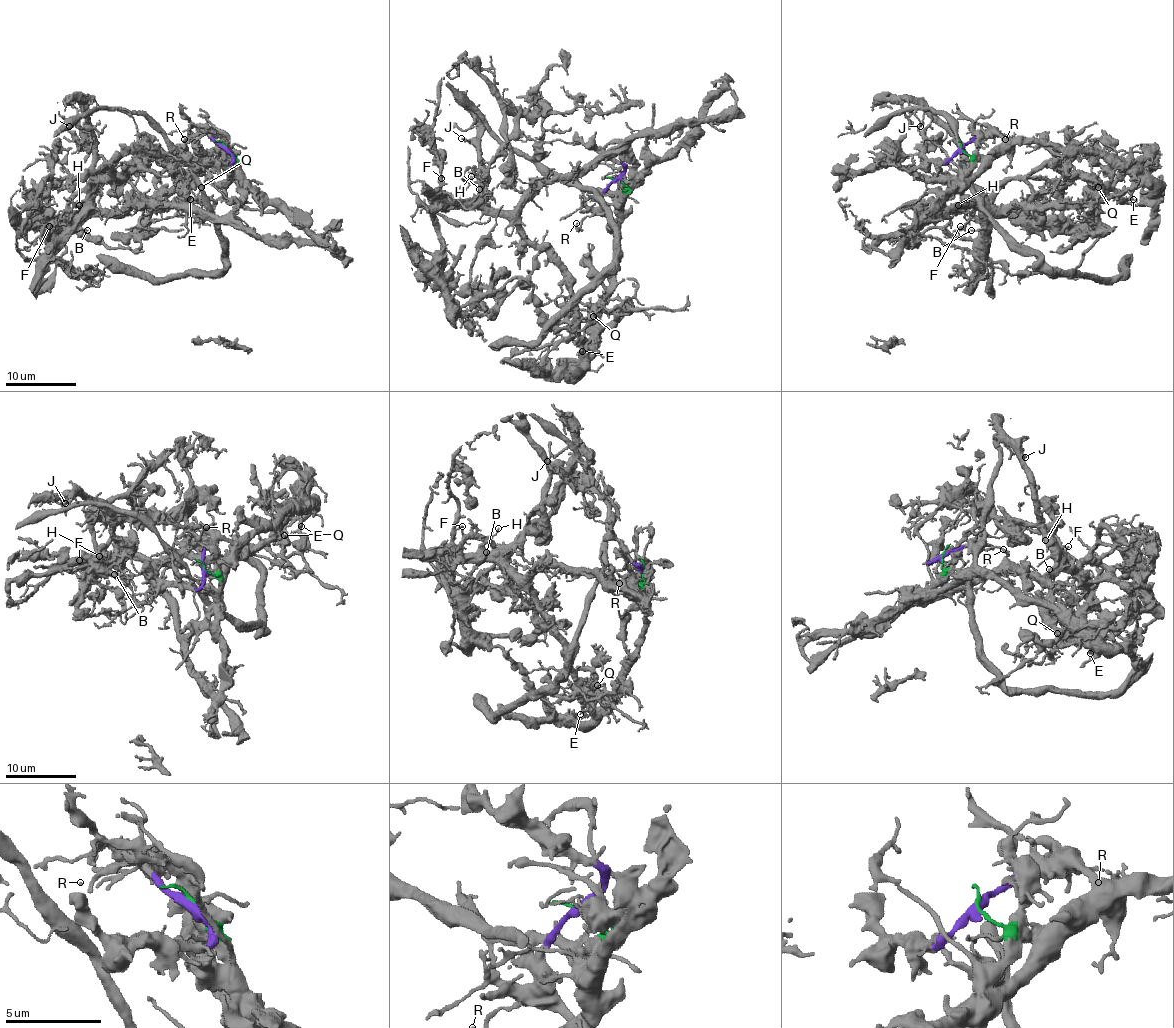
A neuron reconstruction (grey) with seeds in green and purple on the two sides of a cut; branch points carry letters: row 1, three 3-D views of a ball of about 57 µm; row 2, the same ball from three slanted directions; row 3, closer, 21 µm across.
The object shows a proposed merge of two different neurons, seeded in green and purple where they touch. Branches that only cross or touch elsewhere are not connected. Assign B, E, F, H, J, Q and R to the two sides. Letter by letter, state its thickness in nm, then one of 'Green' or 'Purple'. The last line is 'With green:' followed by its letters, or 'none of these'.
B: Thickness 110 nm. Green
E: Thickness 160 nm. Purple
F: Thickness 120 nm. Green
H: Thickness 150 nm. Green
J: Thickness 160 nm. Green
Q: Thickness 120 nm. Purple
R: Thickness 180 nm. Purple
With green: B, F, H, J

